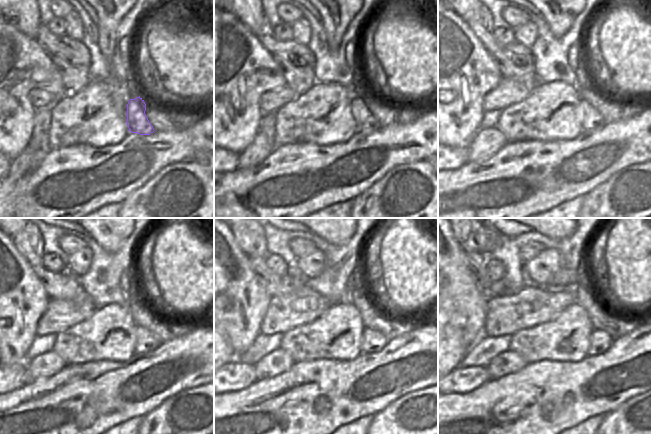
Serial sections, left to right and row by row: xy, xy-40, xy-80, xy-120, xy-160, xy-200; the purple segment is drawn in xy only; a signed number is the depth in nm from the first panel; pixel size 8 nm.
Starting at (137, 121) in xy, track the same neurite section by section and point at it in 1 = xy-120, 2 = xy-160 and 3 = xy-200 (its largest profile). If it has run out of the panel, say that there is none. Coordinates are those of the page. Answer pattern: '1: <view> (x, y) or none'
1: xy-120 (145, 341)
2: xy-160 (372, 341)
3: xy-200 (599, 341)

